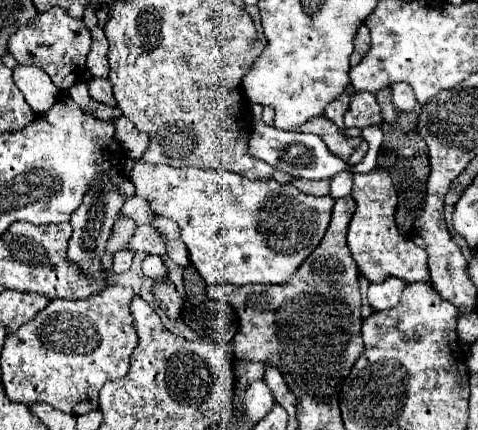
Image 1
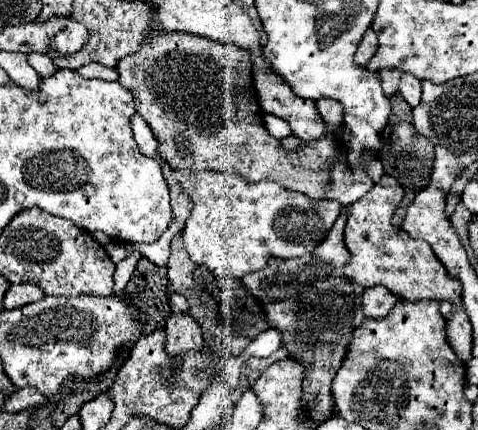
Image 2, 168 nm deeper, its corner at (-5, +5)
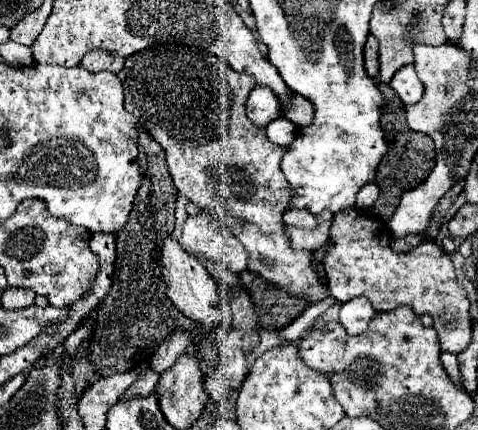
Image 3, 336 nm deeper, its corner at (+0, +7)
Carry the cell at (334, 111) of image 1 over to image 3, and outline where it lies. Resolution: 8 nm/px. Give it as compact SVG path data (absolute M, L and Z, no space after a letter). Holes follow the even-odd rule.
M292 93L288 105L284 105L284 109L282 109L282 117L288 119L290 123L294 123L296 127L306 127L306 125L310 125L312 117L314 117L314 107L306 97Z

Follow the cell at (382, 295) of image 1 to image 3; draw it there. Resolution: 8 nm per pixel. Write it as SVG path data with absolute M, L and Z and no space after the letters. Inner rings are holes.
M358 297L358 299L350 299L348 303L342 305L340 323L344 325L346 333L360 335L362 331L366 331L368 323L374 315L376 315L376 311L372 309L370 301L366 297Z

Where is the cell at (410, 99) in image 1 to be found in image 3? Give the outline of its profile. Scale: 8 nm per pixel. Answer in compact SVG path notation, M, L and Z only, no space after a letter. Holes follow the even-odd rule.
M404 65L390 81L392 89L400 95L400 99L404 103L416 103L418 99L422 99L422 83L418 81L418 75L414 71L414 65Z

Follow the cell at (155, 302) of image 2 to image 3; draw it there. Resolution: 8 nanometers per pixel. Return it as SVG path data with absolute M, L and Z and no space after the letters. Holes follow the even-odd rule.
M140 131L138 135L138 165L142 181L128 223L122 227L122 233L118 233L116 239L114 285L102 301L102 309L98 311L92 341L92 361L98 363L98 369L104 377L122 373L132 365L150 359L154 349L158 349L158 345L162 345L162 341L176 329L196 329L194 319L180 313L166 295L160 253L162 241L174 229L174 207L178 191L174 189L172 177L168 173L164 149L146 131Z

